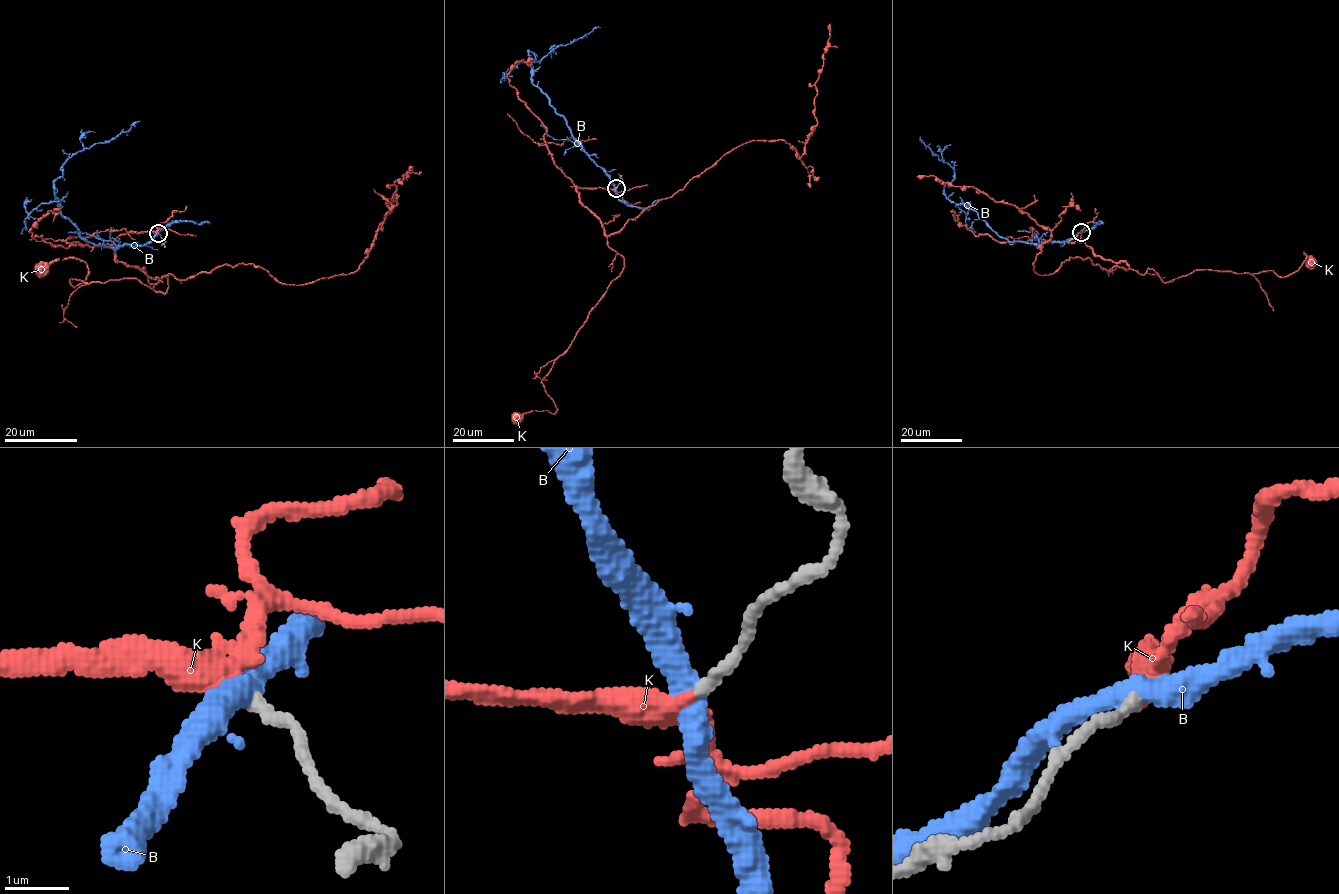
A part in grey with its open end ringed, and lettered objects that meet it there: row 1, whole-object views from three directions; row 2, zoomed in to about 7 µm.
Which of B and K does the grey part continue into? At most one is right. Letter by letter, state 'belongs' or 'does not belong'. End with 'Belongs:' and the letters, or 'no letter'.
B: does not belong
K: belongs
Belongs: K

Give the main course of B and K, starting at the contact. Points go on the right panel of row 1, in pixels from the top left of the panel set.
B: (1081, 232), (1063, 242), (1002, 238), (975, 211), (950, 201), (944, 186), (954, 170), (920, 136)
K: (1081, 232), (1097, 255), (1139, 274), (1150, 268), (1165, 282), (1203, 269), (1285, 277), (1303, 252), (1311, 260)

